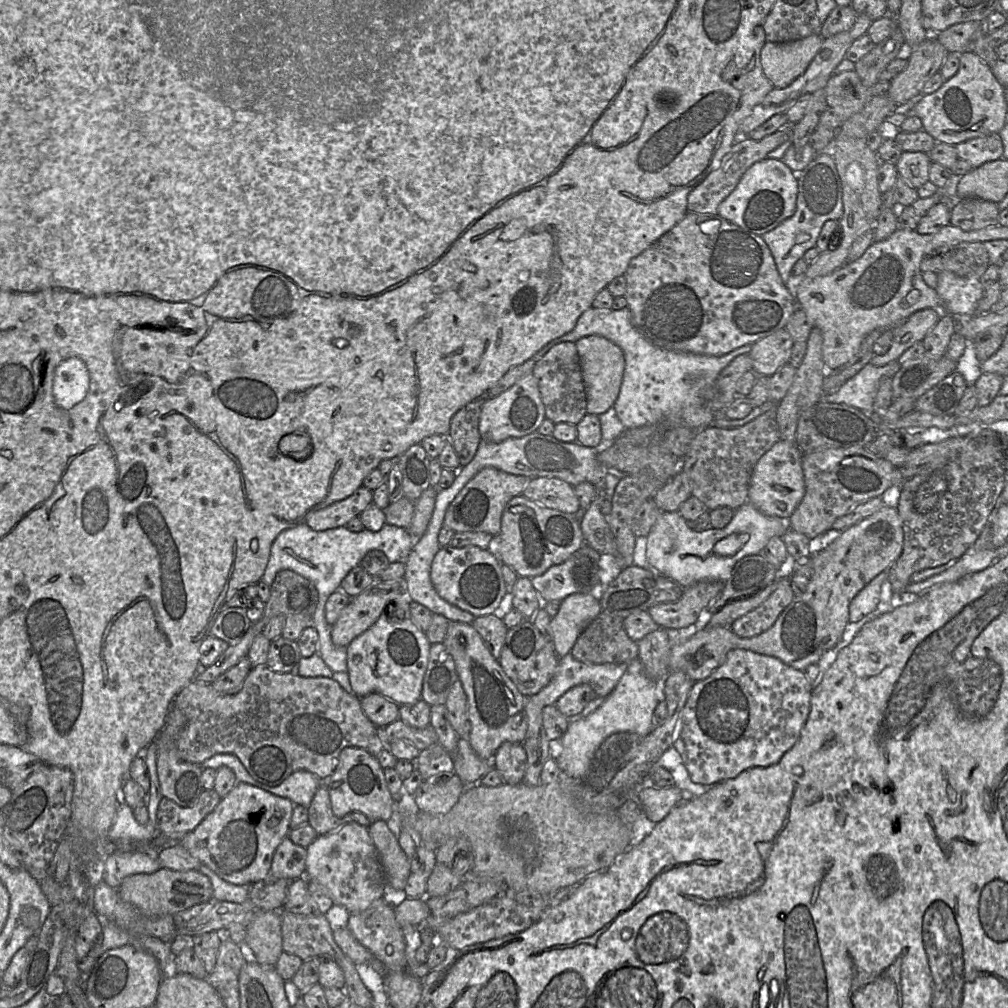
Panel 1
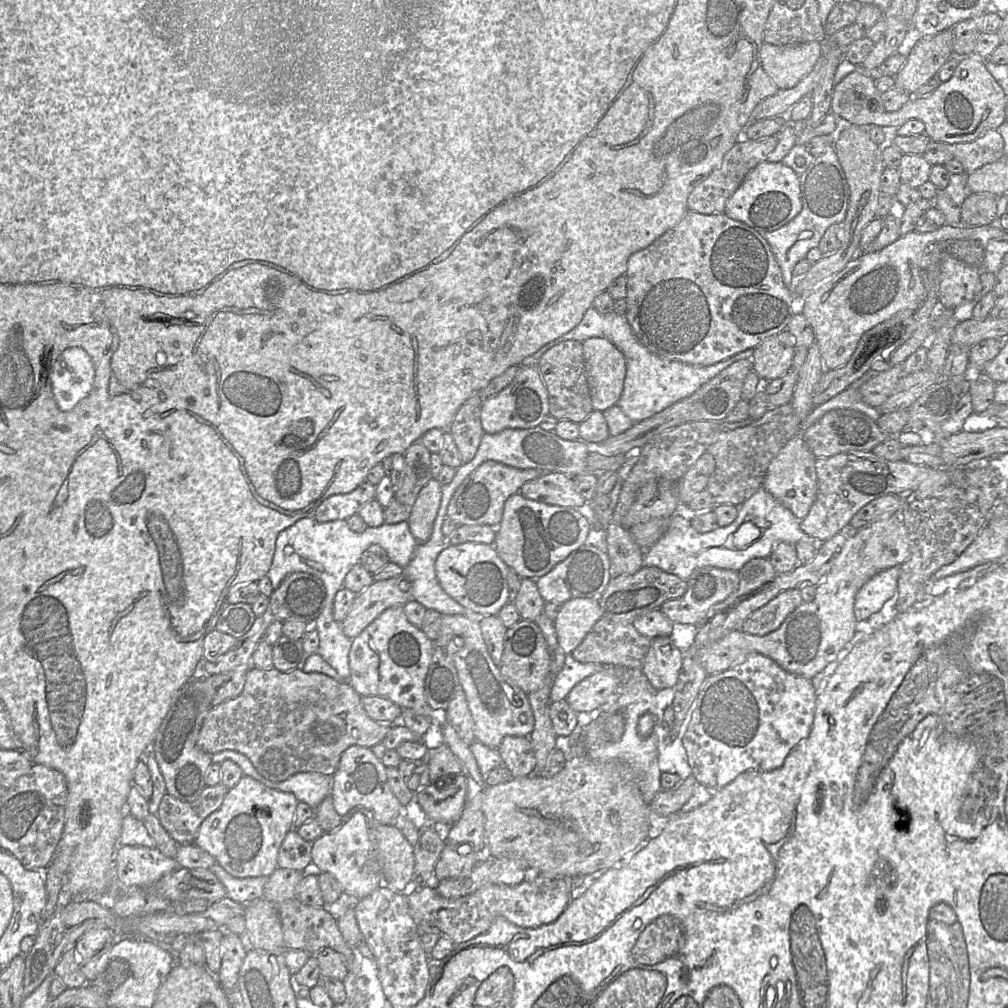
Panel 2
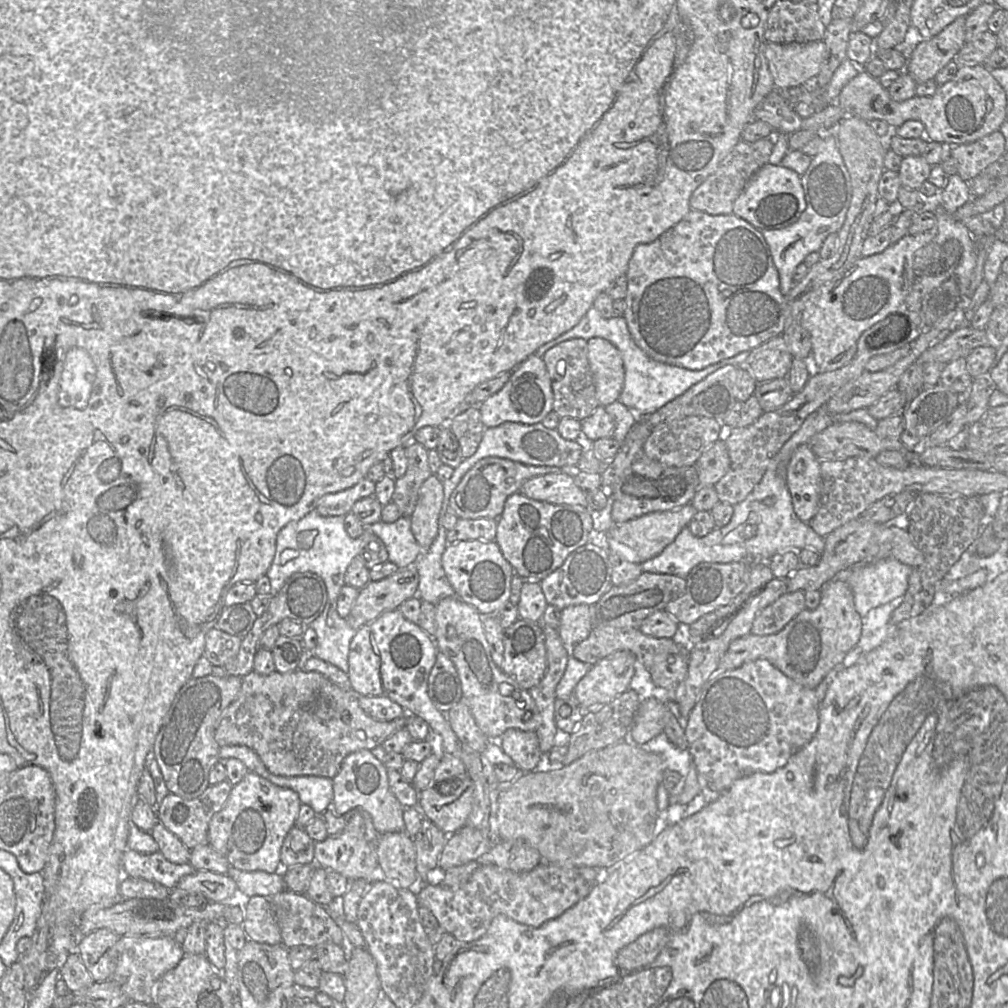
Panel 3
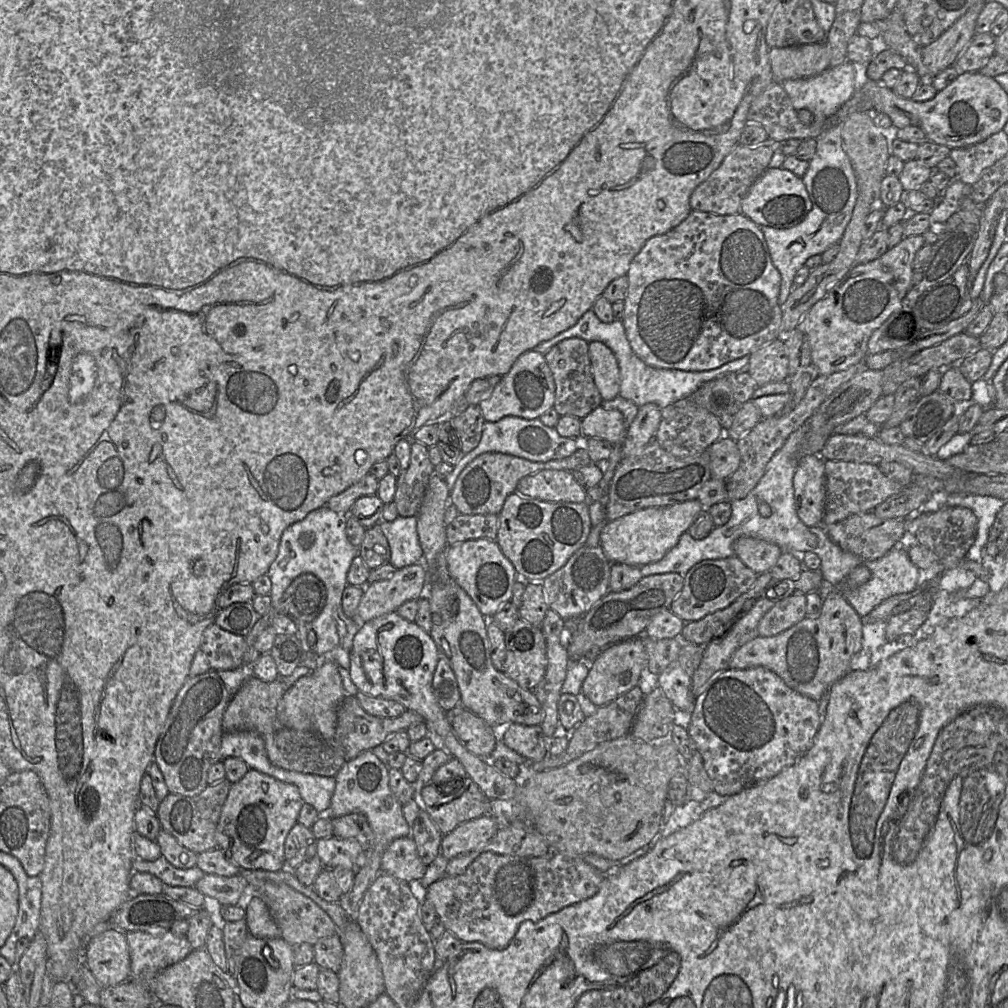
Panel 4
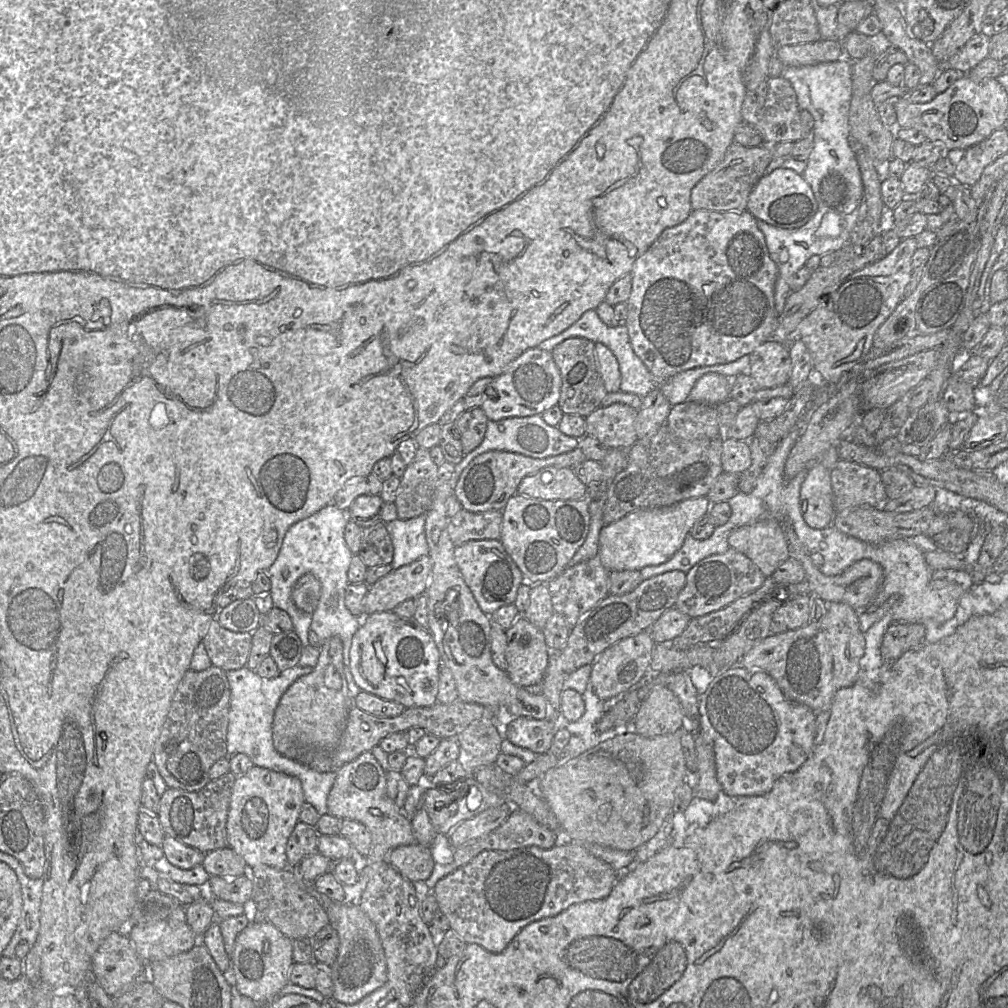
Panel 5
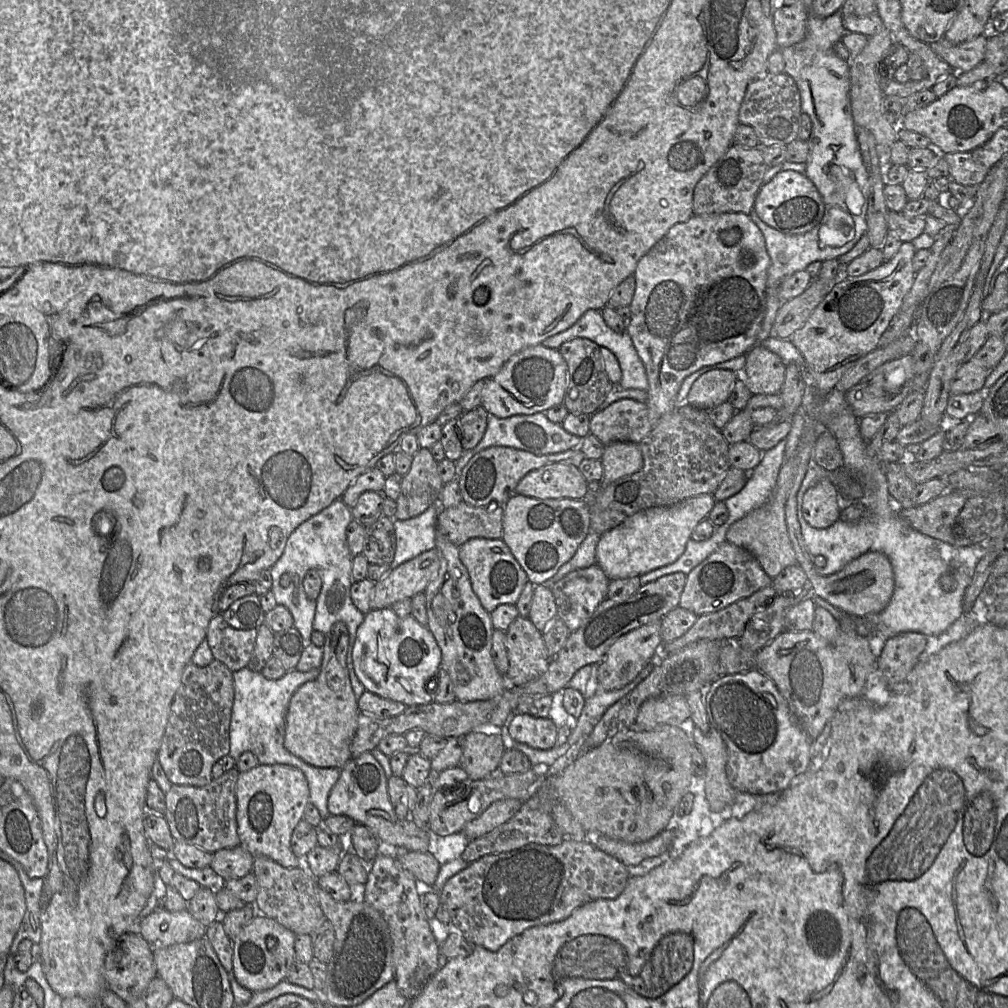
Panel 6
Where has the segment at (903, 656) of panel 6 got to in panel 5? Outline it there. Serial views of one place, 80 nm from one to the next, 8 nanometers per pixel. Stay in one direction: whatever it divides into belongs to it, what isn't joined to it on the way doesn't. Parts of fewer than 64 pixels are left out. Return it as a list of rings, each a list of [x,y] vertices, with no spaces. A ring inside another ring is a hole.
[[[893,621],[887,628],[882,644],[881,655],[886,665],[892,665],[904,653],[925,643],[925,626],[920,623]]]

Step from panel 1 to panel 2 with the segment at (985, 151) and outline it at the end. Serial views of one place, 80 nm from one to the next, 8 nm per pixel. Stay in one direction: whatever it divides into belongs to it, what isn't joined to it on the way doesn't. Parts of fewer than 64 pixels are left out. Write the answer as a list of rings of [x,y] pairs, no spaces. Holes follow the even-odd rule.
[[[989,130],[971,142],[953,144],[952,153],[963,165],[964,173],[968,175],[986,164],[1003,159],[1004,140],[998,130]]]

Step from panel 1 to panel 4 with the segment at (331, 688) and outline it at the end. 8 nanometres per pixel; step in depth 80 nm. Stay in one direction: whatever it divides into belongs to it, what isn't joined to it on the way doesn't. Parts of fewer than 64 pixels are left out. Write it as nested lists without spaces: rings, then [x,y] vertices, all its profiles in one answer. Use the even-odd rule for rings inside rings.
[[[252,675],[231,697],[222,718],[224,732],[255,731],[260,734],[271,763],[286,770],[335,777],[345,763],[363,751],[372,750],[393,734],[424,722],[421,715],[406,710],[396,718],[373,716],[360,706],[356,696],[345,696],[337,711],[335,735],[331,740],[325,740],[314,732],[287,728],[280,723],[277,707],[289,688],[281,679],[265,682]]]

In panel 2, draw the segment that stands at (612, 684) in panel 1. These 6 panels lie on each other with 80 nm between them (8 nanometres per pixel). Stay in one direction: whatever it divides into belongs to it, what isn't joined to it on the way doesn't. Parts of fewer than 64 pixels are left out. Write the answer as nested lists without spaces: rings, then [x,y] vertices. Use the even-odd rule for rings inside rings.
[[[566,654],[561,671],[555,676],[550,692],[551,702],[565,699],[570,690],[586,677],[607,667],[602,664],[581,663]]]

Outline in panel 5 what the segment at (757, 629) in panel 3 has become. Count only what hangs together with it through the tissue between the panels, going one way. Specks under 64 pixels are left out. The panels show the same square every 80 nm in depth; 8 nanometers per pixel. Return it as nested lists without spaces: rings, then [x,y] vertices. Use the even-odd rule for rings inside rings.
[[[797,595],[787,600],[773,614],[772,634],[783,633],[806,626],[810,622],[811,600],[814,595]]]

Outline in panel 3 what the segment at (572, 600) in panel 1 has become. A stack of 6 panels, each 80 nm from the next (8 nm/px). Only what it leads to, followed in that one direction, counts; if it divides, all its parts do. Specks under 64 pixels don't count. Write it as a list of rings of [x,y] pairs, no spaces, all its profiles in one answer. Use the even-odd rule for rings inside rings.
[[[571,605],[561,610],[558,633],[568,649],[572,649],[589,636],[592,630],[592,616],[593,605]]]

